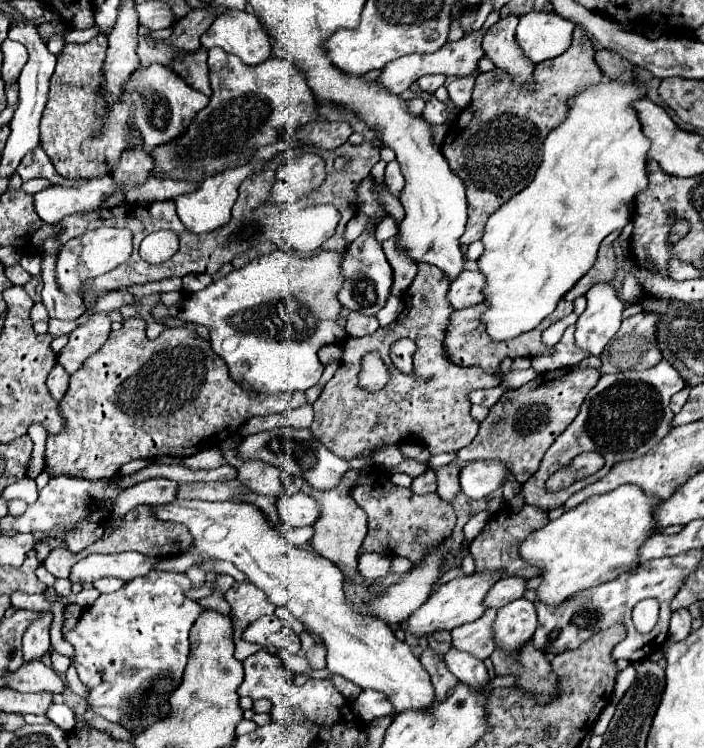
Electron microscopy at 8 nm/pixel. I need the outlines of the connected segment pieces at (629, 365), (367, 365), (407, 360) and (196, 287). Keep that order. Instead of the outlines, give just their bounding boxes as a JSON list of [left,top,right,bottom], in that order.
[[600,313,662,375],[360,353,388,391],[390,339,416,373],[182,274,213,293]]

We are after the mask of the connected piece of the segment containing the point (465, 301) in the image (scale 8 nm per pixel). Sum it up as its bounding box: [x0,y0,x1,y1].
[448,271,482,309]

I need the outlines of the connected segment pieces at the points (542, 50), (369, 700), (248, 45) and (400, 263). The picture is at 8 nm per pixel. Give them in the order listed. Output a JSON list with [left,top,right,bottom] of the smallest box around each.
[[516,11,576,61],[352,689,394,721],[200,11,272,65],[384,237,418,295]]

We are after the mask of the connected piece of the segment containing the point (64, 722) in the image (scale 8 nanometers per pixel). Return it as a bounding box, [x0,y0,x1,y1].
[48,705,74,731]

